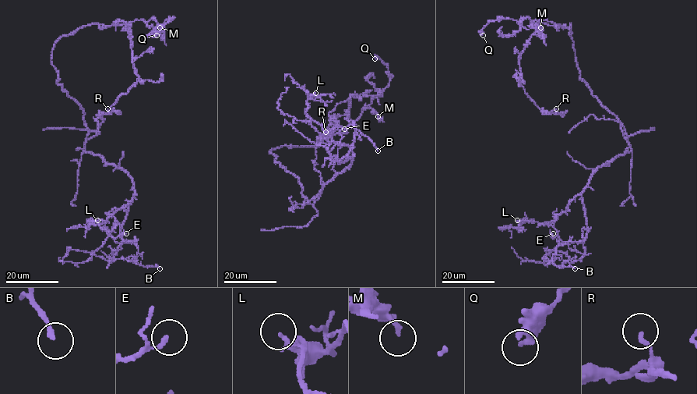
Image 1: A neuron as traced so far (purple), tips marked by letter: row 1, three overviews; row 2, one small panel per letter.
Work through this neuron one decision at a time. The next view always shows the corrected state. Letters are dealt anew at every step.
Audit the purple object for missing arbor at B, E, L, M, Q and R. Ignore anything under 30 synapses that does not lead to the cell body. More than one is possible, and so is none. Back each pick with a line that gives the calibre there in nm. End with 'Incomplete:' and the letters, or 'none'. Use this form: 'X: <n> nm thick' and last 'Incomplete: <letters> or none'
Incomplete: none

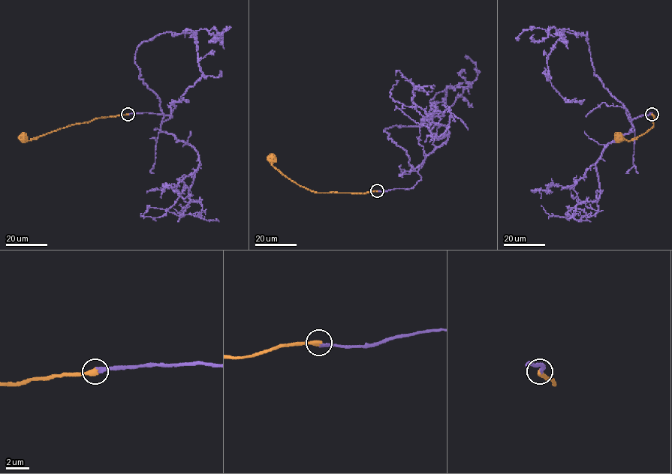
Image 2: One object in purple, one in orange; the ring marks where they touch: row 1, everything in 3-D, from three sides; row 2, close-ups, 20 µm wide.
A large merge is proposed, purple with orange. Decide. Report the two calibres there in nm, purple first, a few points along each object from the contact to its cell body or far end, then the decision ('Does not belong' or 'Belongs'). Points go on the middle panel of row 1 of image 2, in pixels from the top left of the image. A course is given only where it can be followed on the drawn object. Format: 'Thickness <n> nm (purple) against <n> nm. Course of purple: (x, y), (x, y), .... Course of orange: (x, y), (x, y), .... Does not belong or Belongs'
Thickness 360 nm (purple) against 440 nm. Course of purple: (377, 190), (411, 189), (421, 178), (384, 130), (420, 127), (451, 87), (429, 100), (420, 123). Course of orange: (377, 190), (363, 193), (310, 190), (281, 172), (272, 164), (272, 158). Belongs

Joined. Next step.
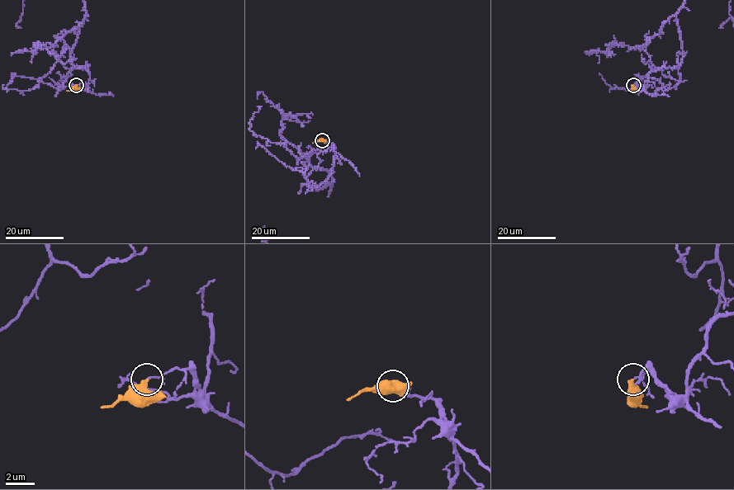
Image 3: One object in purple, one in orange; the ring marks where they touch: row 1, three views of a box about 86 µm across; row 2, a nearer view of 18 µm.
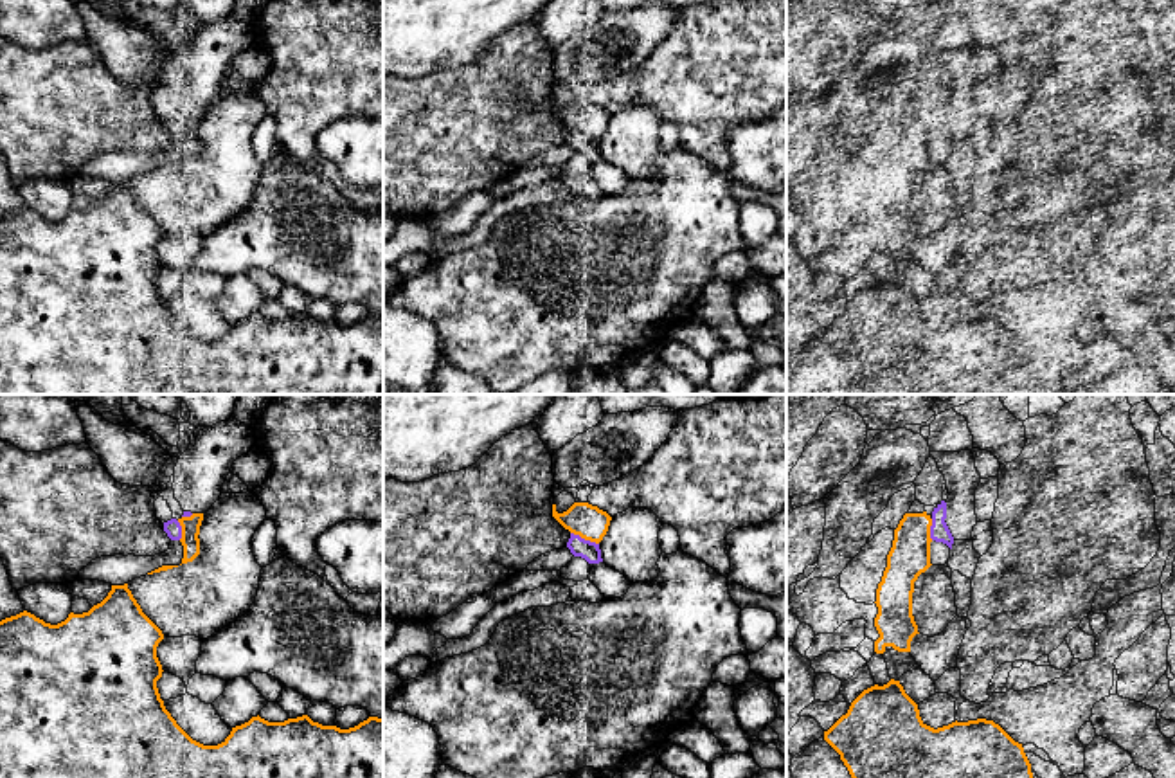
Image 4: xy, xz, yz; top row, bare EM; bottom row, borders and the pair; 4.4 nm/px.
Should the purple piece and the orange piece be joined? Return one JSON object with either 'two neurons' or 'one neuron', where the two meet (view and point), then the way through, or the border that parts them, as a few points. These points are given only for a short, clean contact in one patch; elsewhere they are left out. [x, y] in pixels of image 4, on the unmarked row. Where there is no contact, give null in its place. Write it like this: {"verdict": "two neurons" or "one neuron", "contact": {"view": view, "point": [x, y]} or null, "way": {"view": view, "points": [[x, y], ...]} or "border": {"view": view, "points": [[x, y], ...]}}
{"verdict": "two neurons", "contact": {"view": "xz", "point": [583, 135]}}

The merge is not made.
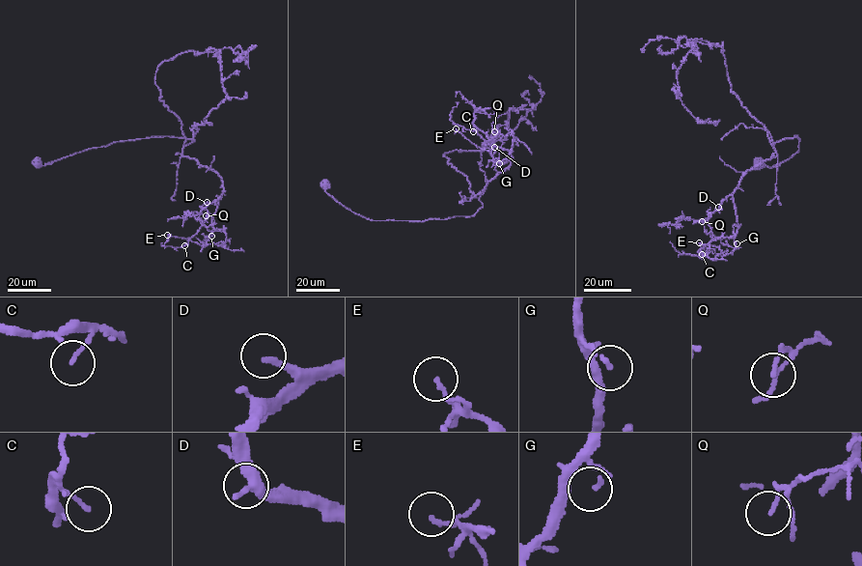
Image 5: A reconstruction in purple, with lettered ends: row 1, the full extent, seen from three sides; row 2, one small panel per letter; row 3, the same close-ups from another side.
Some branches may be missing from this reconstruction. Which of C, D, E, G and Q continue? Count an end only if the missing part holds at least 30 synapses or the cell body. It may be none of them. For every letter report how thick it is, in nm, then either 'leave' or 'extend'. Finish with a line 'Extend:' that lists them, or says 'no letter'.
C: calibre 110 nm; leave
D: calibre 200 nm; extend
E: calibre 120 nm; leave
G: calibre 110 nm; leave
Q: calibre 120 nm; leave
Extend: D

